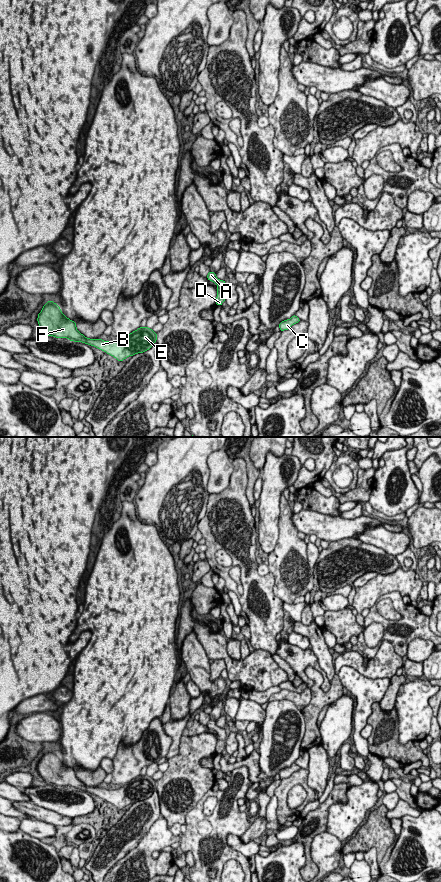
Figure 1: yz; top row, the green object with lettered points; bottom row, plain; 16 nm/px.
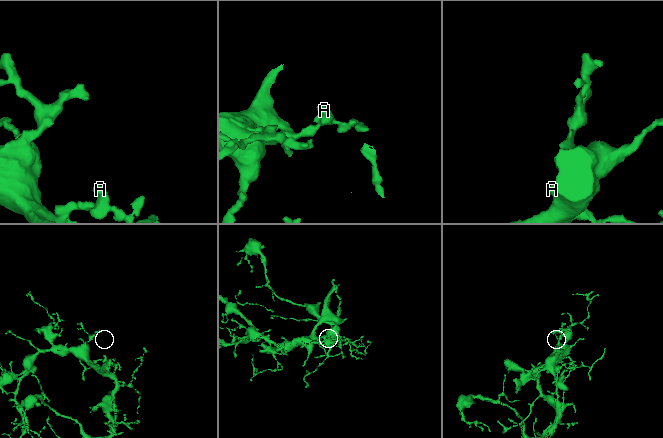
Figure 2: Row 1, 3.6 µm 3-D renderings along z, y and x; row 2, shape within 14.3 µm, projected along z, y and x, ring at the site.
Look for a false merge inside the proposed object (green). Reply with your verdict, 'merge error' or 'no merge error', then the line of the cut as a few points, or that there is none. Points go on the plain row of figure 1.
merge error; cut yz (218, 739), (224, 741)

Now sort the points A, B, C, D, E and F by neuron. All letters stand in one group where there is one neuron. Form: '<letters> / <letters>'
A B C E F / D

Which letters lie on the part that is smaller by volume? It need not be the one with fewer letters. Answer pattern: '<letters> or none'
D

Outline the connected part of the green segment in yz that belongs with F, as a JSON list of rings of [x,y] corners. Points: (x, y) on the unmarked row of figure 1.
[[[48,749],[43,753],[37,769],[47,784],[68,786],[70,789],[94,794],[118,809],[149,798],[157,788],[157,782],[148,775],[139,775],[119,789],[86,786],[77,778],[76,771],[64,764],[60,755],[53,749]]]

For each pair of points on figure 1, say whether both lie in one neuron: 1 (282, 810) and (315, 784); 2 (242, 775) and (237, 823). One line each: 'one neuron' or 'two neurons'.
1: two neurons
2: one neuron

